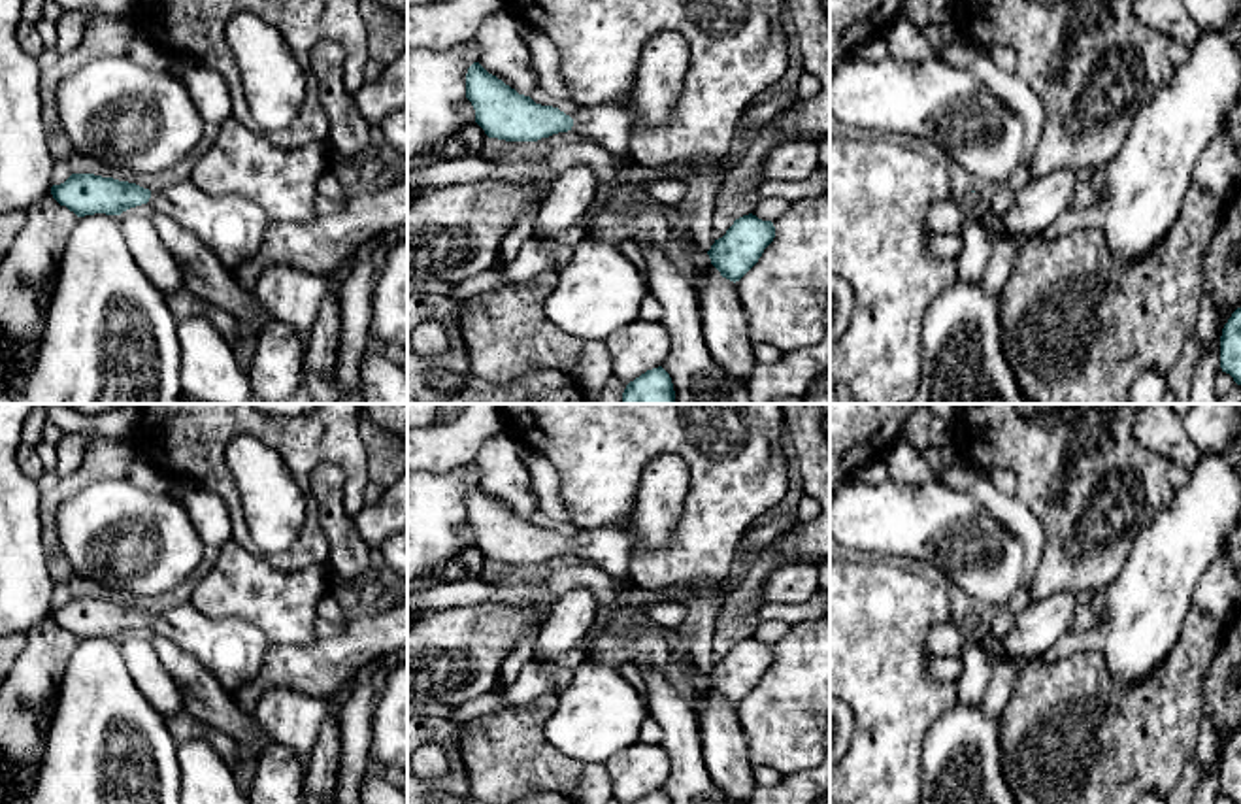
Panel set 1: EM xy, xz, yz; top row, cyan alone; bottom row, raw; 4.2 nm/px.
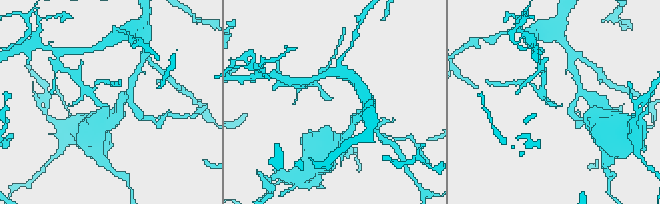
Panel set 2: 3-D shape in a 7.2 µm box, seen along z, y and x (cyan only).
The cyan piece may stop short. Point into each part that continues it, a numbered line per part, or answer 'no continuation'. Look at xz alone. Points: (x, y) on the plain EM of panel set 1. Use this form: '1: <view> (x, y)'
1: xz (659, 502)

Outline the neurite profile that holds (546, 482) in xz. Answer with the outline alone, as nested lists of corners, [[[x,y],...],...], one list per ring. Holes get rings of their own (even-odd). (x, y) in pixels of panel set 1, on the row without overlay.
[[[530,449],[522,451],[522,462],[530,474],[539,510],[551,515],[554,521],[571,523],[560,496],[558,470],[543,455]]]

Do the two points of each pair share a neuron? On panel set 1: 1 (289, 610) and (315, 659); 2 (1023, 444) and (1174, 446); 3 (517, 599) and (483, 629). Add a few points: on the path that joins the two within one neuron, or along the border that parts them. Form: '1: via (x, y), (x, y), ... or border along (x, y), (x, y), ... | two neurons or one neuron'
1: border along (317, 636), (300, 644), (270, 644) | two neurons
2: border along (1132, 423), (1132, 433), (1168, 461) | two neurons
3: border along (532, 602), (464, 604) | two neurons

